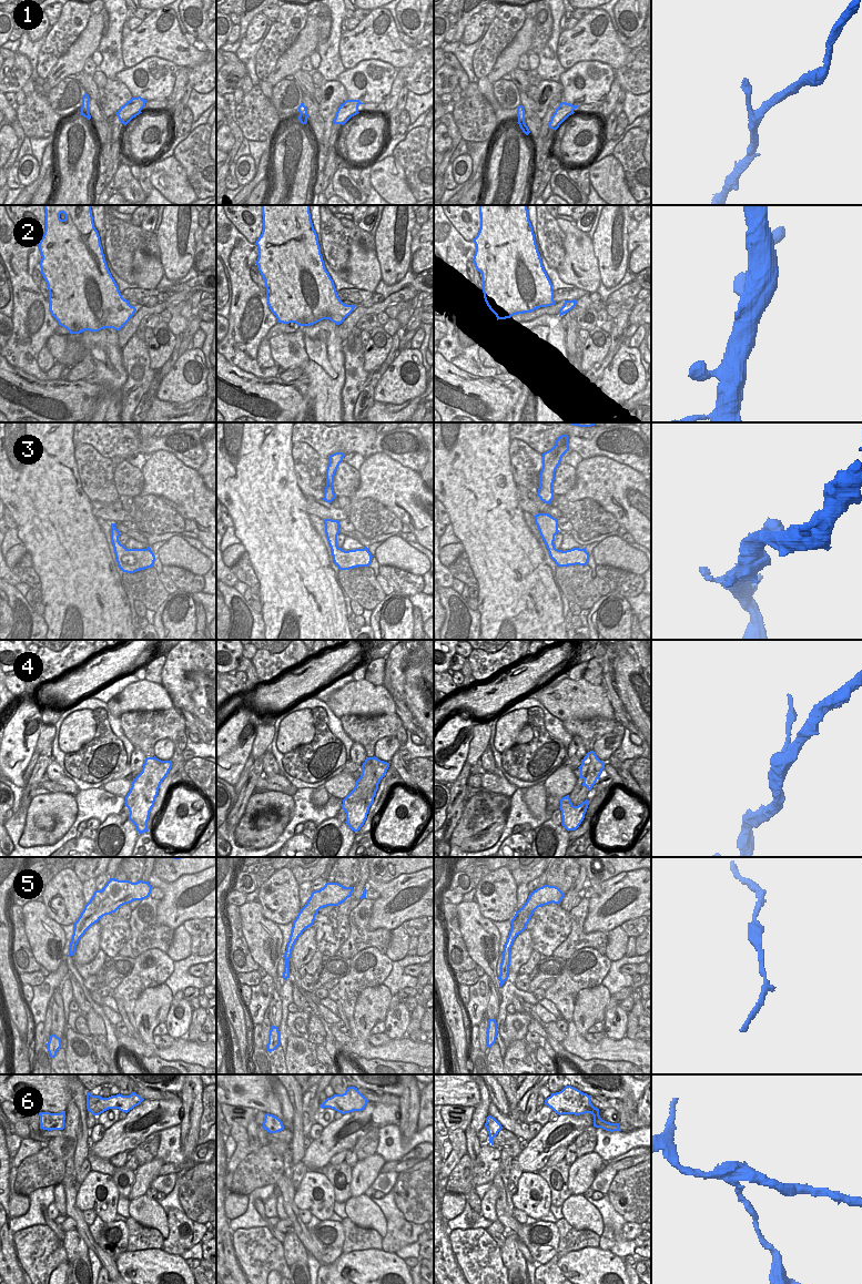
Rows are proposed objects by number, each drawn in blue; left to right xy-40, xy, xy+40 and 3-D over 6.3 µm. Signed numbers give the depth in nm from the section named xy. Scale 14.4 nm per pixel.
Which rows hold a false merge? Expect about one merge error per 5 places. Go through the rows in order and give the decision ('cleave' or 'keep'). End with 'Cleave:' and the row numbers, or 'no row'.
1: keep
2: keep
3: keep
4: keep
5: keep
6: keep
Cleave: no row

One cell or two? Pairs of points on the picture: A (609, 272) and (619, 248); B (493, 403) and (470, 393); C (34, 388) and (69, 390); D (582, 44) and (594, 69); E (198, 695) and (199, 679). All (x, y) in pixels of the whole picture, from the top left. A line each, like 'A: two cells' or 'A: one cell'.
A: one cell
B: one cell
C: one cell
D: two cells
E: one cell

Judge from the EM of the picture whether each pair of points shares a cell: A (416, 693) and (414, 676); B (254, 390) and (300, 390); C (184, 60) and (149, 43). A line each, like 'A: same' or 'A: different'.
A: same
B: same
C: same

